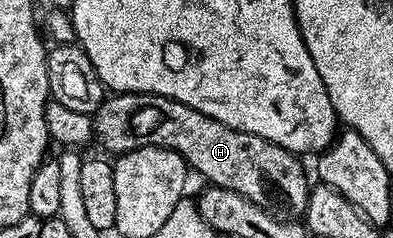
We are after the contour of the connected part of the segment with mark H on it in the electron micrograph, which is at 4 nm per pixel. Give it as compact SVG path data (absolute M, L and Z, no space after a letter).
M120 92L104 99L93 117L95 140L107 152L122 154L138 148L168 148L187 163L188 169L198 172L208 185L236 192L249 202L253 202L261 210L277 220L298 221L306 217L307 203L311 197L312 185L307 184L307 172L298 155L286 152L281 146L269 142L265 138L257 138L257 134L249 134L241 130L233 130L205 114L201 110L193 110L193 106L170 100L164 96L149 96L141 92Z

